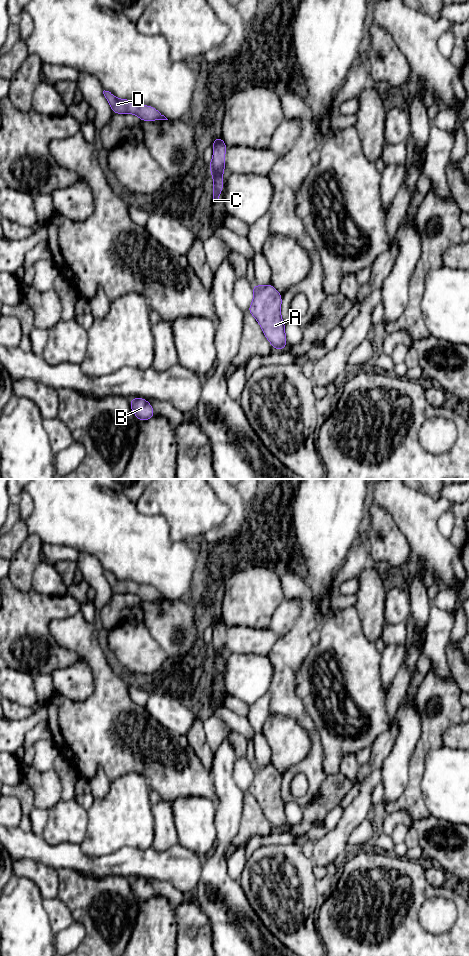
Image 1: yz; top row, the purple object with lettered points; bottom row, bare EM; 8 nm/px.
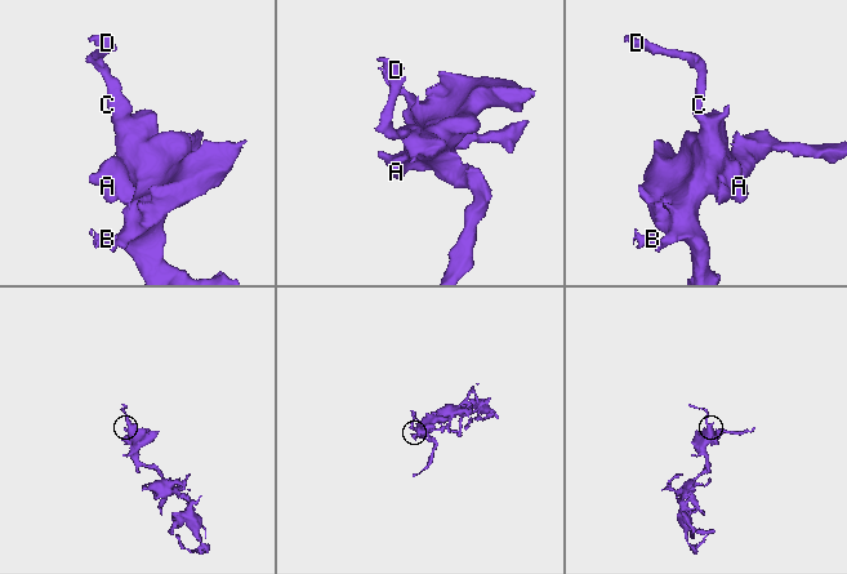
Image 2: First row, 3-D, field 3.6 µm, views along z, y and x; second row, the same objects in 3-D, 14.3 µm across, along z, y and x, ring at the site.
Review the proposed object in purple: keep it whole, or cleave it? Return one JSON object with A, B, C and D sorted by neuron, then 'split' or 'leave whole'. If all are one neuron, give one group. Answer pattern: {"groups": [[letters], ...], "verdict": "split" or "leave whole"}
{"groups": [["A", "B", "C", "D"]], "verdict": "leave whole"}

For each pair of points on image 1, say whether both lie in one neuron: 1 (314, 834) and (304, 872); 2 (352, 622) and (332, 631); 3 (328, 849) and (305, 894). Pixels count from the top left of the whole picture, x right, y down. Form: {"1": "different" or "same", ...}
{"1": "different", "2": "same", "3": "different"}

